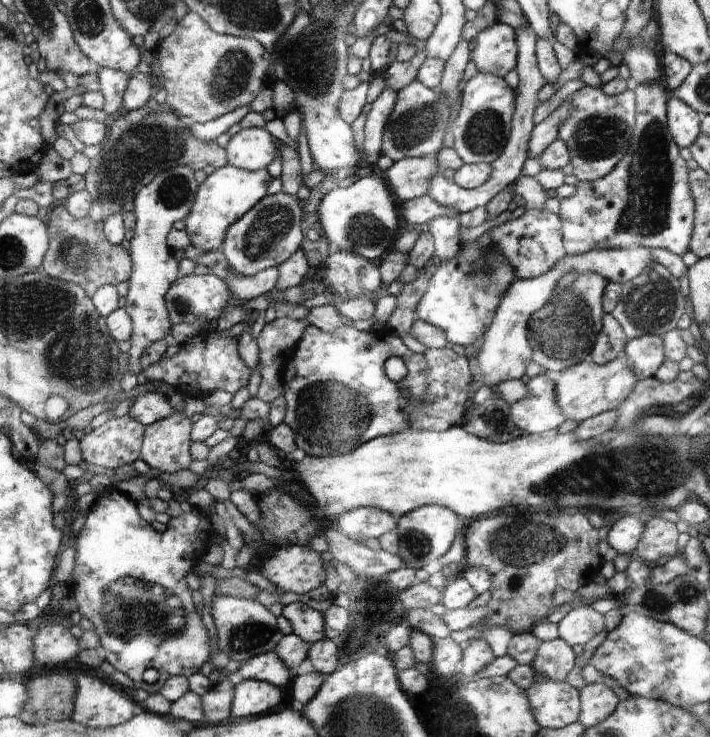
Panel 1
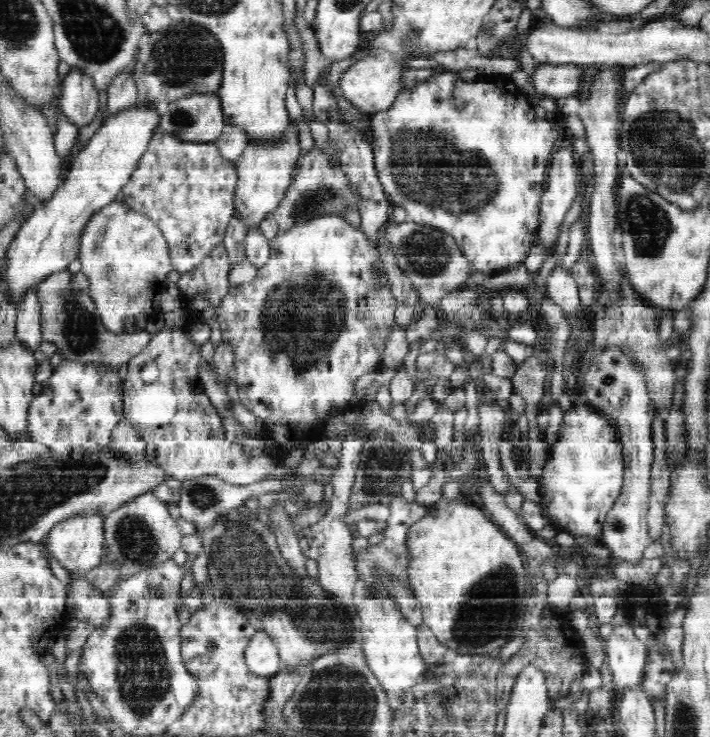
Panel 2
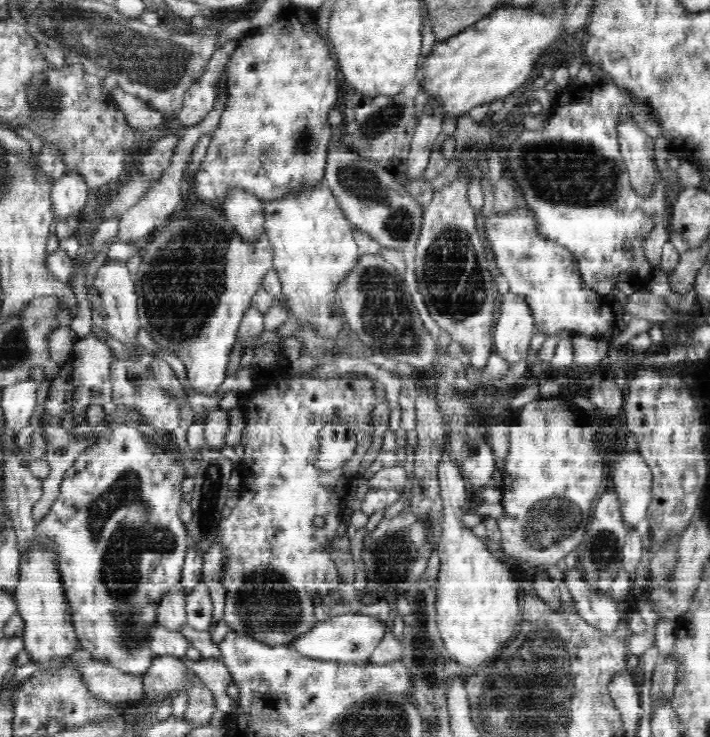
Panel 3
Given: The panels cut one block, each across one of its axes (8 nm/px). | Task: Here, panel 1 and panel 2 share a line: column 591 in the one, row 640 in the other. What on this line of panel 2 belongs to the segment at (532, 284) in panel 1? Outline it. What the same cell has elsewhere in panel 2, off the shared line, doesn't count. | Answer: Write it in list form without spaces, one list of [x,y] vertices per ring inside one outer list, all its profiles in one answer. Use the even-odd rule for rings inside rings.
[[[256,631],[245,648],[245,663],[257,676],[271,677],[282,668],[274,641],[263,631]]]

